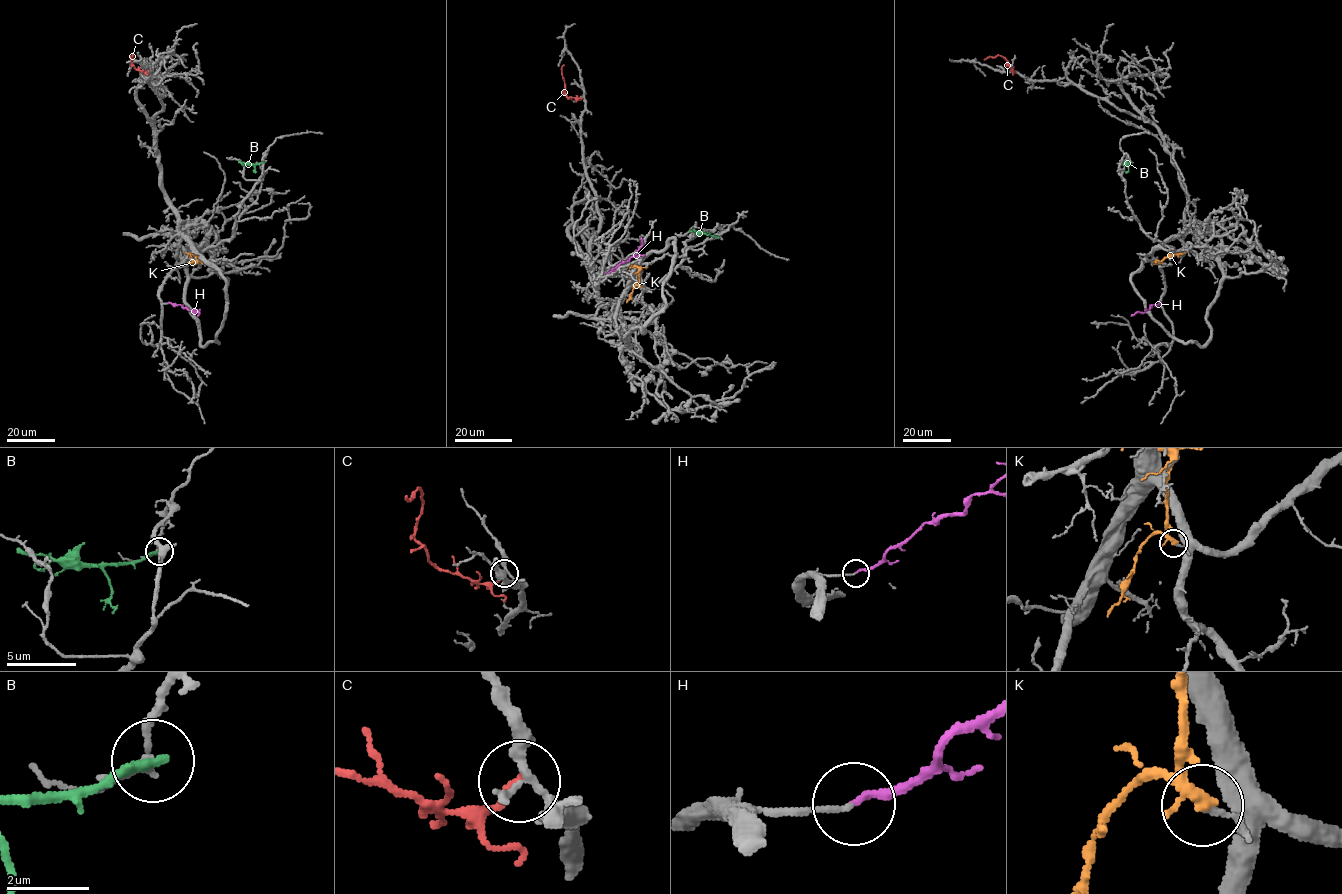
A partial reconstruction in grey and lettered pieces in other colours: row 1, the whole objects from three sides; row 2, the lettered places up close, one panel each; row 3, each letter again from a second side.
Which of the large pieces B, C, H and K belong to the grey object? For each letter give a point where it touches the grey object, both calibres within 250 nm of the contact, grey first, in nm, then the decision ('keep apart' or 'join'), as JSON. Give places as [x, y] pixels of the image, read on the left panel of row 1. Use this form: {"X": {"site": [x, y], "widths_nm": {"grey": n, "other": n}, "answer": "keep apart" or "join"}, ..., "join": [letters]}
{"B": {"site": [263, 162], "widths_nm": {"grey": 140, "other": 260}, "answer": "keep apart"}, "C": {"site": [147, 70], "widths_nm": {"grey": 240, "other": 190}, "answer": "keep apart"}, "H": {"site": [168, 303], "widths_nm": {"grey": 130, "other": 180}, "answer": "join"}, "K": {"site": [197, 256], "widths_nm": {"grey": 140, "other": 240}, "answer": "keep apart"}, "join": ["H"]}

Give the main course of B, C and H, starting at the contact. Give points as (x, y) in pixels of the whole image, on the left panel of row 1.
B: (263, 162), (246, 164), (238, 161)
C: (147, 70), (137, 70), (133, 65), (133, 55), (132, 59)
H: (168, 302), (197, 311), (197, 316)

